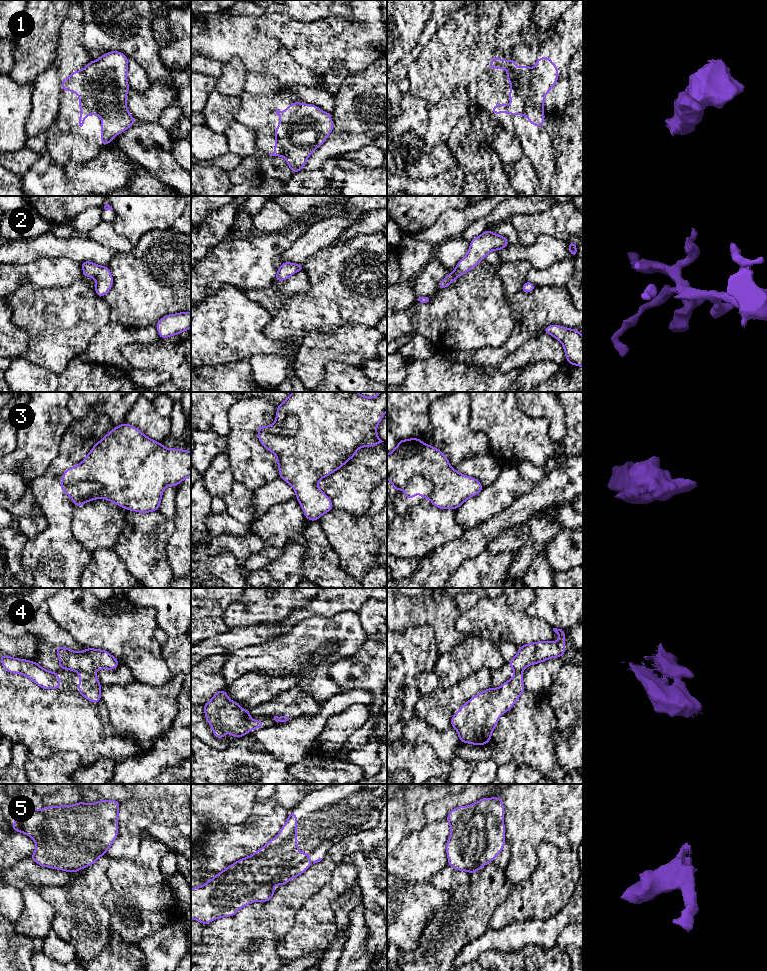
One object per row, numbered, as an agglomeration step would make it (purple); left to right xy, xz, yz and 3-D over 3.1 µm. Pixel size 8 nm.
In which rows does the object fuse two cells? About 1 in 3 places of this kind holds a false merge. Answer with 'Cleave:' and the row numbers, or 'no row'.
Cleave: 1, 3, 4

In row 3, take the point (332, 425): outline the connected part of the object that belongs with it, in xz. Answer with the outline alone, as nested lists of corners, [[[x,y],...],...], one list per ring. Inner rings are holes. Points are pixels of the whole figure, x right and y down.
[[[293,392],[276,411],[274,424],[279,426],[288,415],[296,415],[299,428],[294,435],[278,436],[261,431],[260,443],[277,457],[279,476],[294,489],[297,500],[309,521],[318,520],[333,509],[331,499],[318,488],[318,482],[340,469],[361,447],[382,441],[376,432],[387,411],[387,392],[365,397],[357,392]]]

